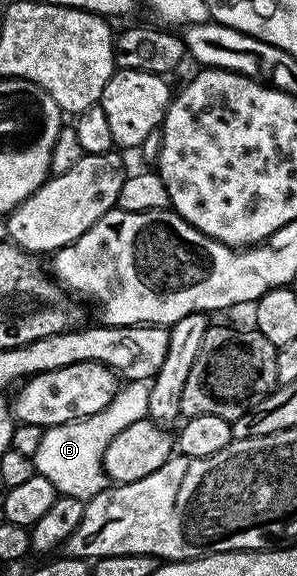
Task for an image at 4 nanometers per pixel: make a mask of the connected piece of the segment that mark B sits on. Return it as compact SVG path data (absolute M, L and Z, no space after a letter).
M144 379L126 382L118 390L117 396L107 405L107 409L99 409L99 413L89 415L85 419L76 419L77 427L68 423L60 423L43 430L43 441L39 441L38 451L33 455L33 466L36 474L47 477L58 495L75 497L86 501L94 499L105 490L107 476L104 469L104 453L107 445L129 425L146 418L149 413L150 384Z

